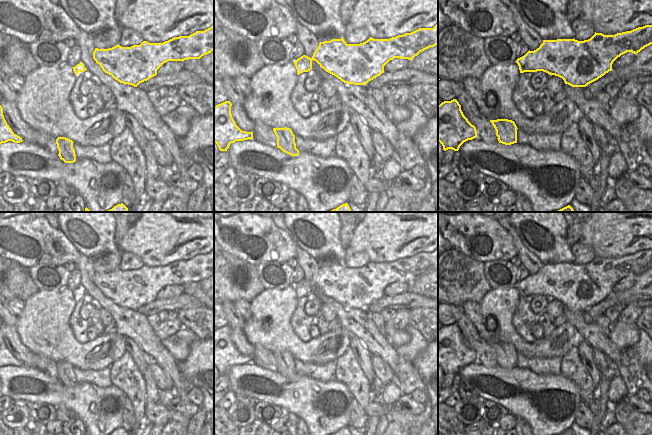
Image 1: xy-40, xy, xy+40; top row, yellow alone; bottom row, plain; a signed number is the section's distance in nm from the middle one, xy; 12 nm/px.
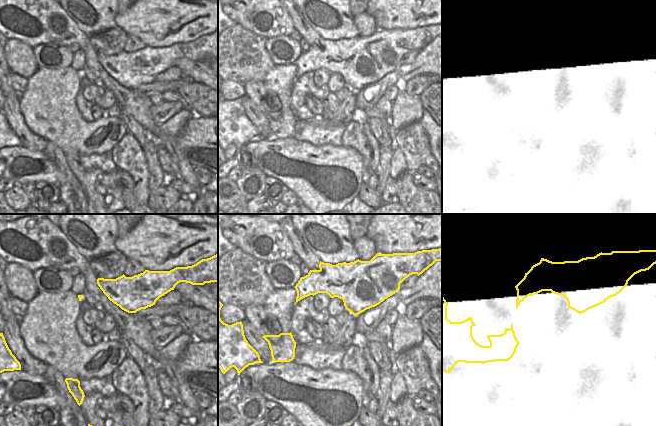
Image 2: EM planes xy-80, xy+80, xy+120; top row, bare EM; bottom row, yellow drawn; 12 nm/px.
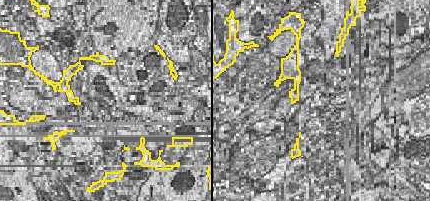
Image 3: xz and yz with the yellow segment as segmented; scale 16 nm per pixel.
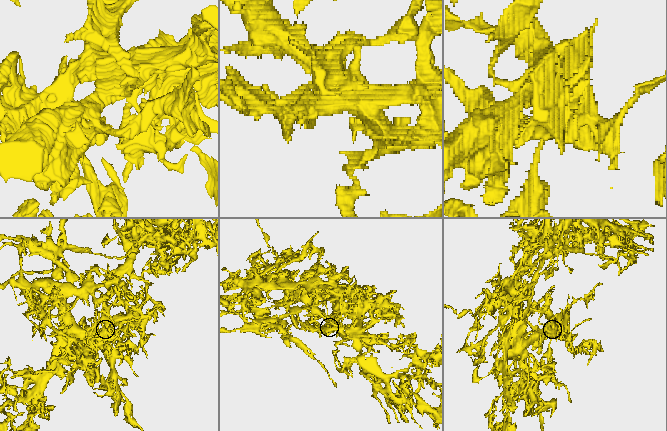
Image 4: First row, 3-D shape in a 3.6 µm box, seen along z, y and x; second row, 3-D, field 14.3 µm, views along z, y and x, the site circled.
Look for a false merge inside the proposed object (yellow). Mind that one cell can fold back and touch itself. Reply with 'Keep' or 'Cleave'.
Cleave

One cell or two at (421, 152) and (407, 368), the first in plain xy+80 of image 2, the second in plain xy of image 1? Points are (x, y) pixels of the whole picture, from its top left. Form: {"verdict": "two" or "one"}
{"verdict": "one"}

